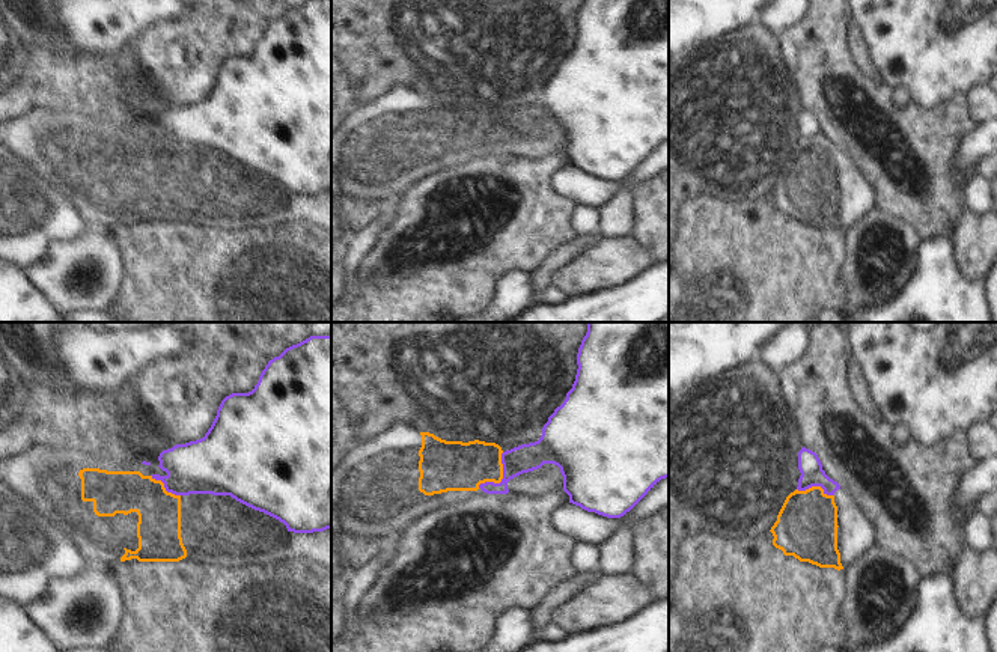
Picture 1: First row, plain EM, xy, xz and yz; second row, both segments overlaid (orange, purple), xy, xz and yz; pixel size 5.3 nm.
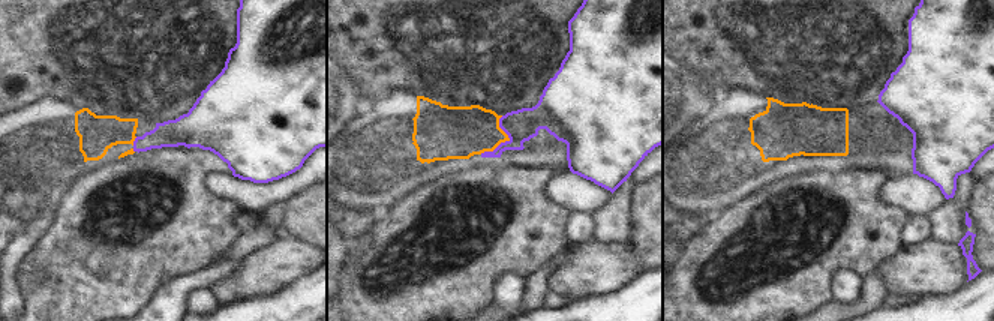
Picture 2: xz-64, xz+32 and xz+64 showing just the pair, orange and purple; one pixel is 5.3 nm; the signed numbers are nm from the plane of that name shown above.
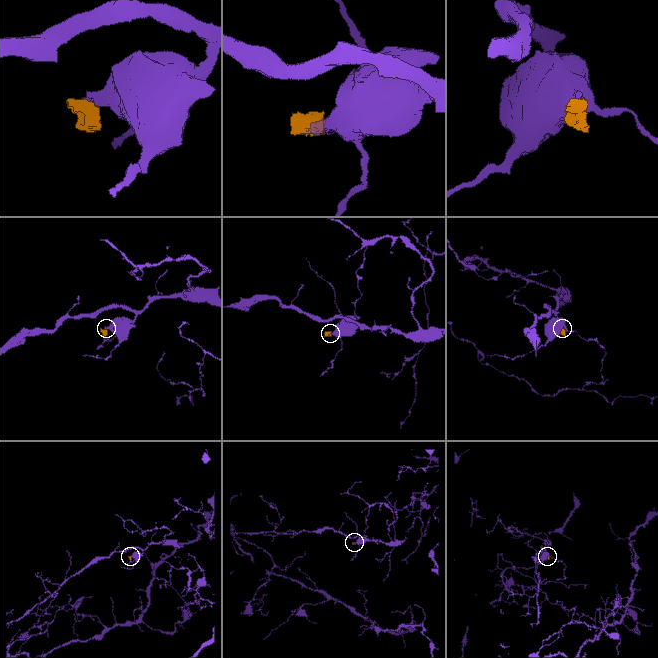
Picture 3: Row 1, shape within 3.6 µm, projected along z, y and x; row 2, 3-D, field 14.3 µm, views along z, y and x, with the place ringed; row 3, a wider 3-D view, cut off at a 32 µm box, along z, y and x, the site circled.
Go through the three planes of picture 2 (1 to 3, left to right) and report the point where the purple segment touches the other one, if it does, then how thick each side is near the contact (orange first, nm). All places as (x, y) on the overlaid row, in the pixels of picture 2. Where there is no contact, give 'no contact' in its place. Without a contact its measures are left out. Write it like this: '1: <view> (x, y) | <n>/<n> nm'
1: xz-64 (134, 140) | 200/140 nm
2: xz+32 (505, 140) | 280/170 nm
3: no contact

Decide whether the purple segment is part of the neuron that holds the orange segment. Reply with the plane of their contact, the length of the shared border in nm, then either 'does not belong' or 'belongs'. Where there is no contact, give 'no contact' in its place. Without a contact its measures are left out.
xz | 240 nm | does not belong

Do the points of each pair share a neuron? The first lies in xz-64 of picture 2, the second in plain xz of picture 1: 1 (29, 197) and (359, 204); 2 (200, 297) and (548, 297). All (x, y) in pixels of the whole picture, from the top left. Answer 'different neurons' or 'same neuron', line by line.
1: same neuron
2: same neuron

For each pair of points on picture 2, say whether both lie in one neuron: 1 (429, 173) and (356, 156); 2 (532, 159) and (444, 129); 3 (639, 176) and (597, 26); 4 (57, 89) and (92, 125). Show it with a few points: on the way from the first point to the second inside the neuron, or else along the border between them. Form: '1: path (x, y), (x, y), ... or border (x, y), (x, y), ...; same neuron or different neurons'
1: path (411, 168), (374, 167); same neuron
2: path (510, 159), (477, 161), (467, 152); same neuron
3: border (646, 155), (625, 180); different neurons
4: border (75, 111), (89, 108), (96, 114), (113, 116); different neurons

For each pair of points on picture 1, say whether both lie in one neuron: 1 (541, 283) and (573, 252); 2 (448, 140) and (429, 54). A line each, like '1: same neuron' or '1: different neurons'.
1: same neuron
2: different neurons

